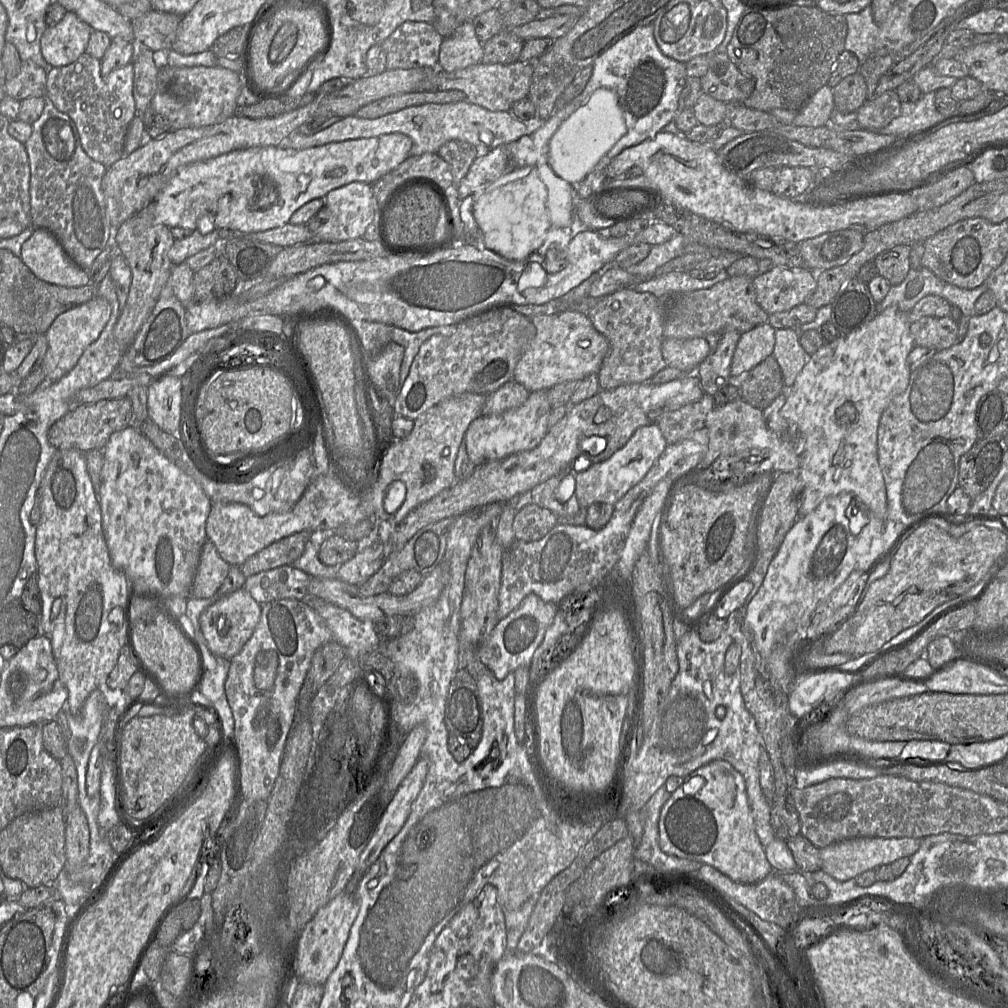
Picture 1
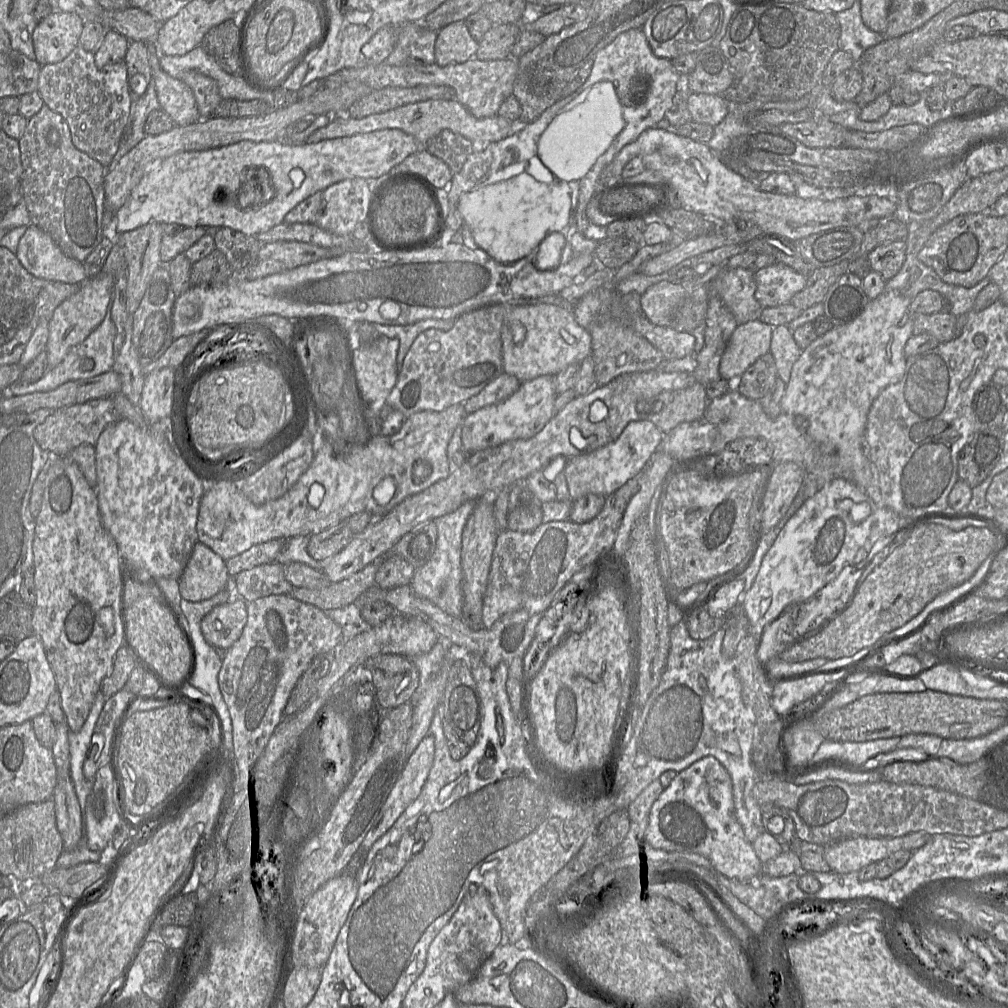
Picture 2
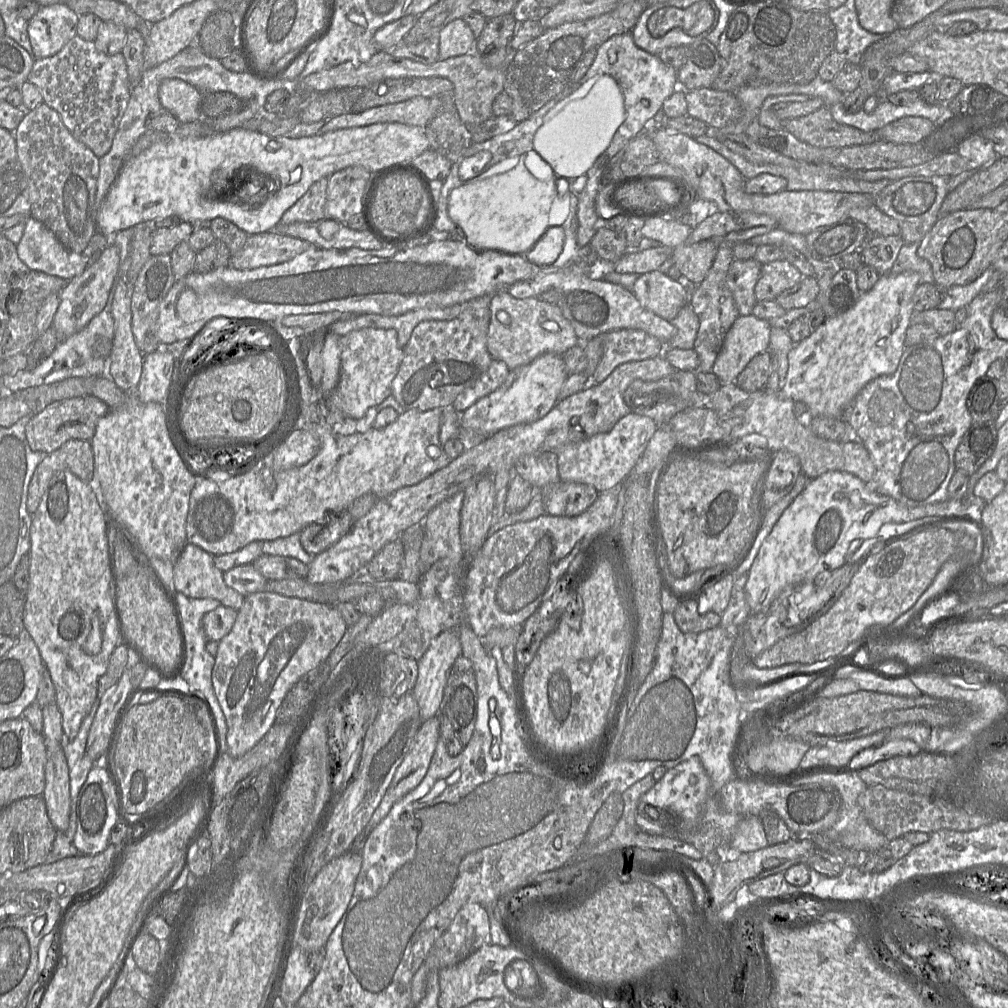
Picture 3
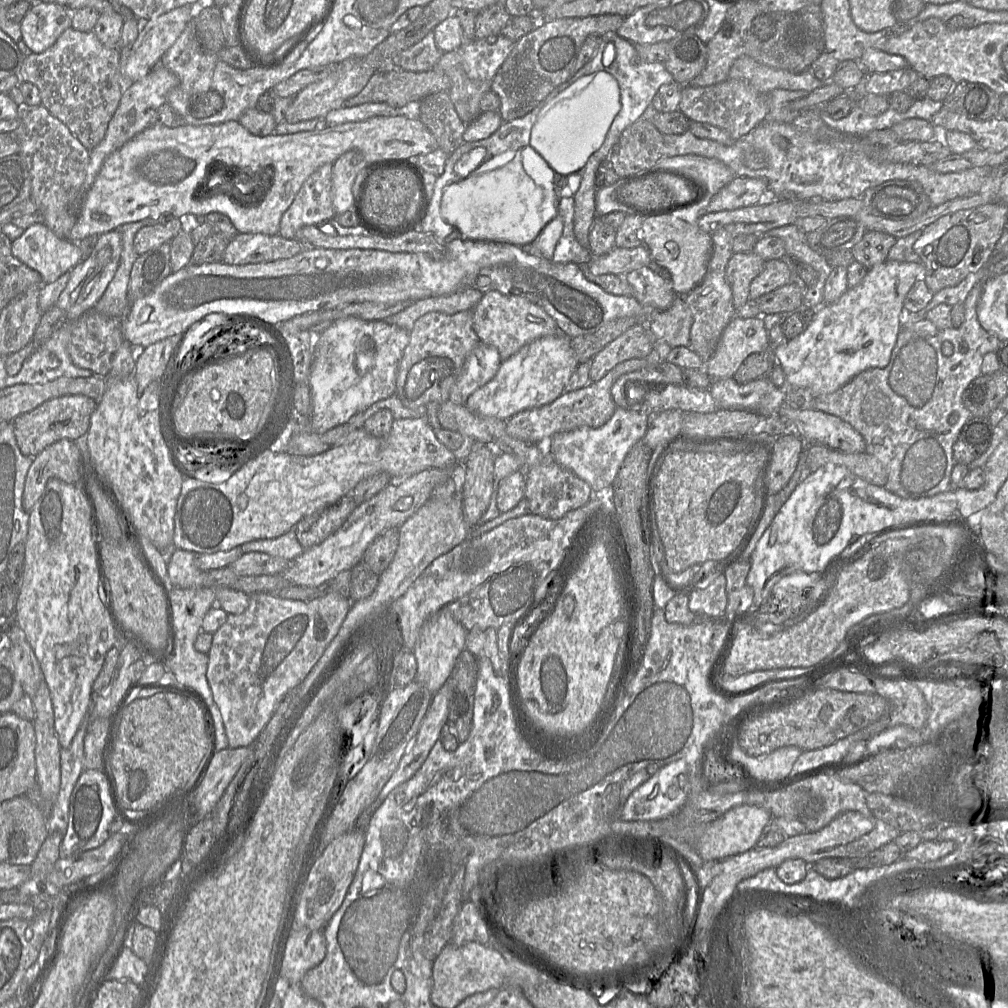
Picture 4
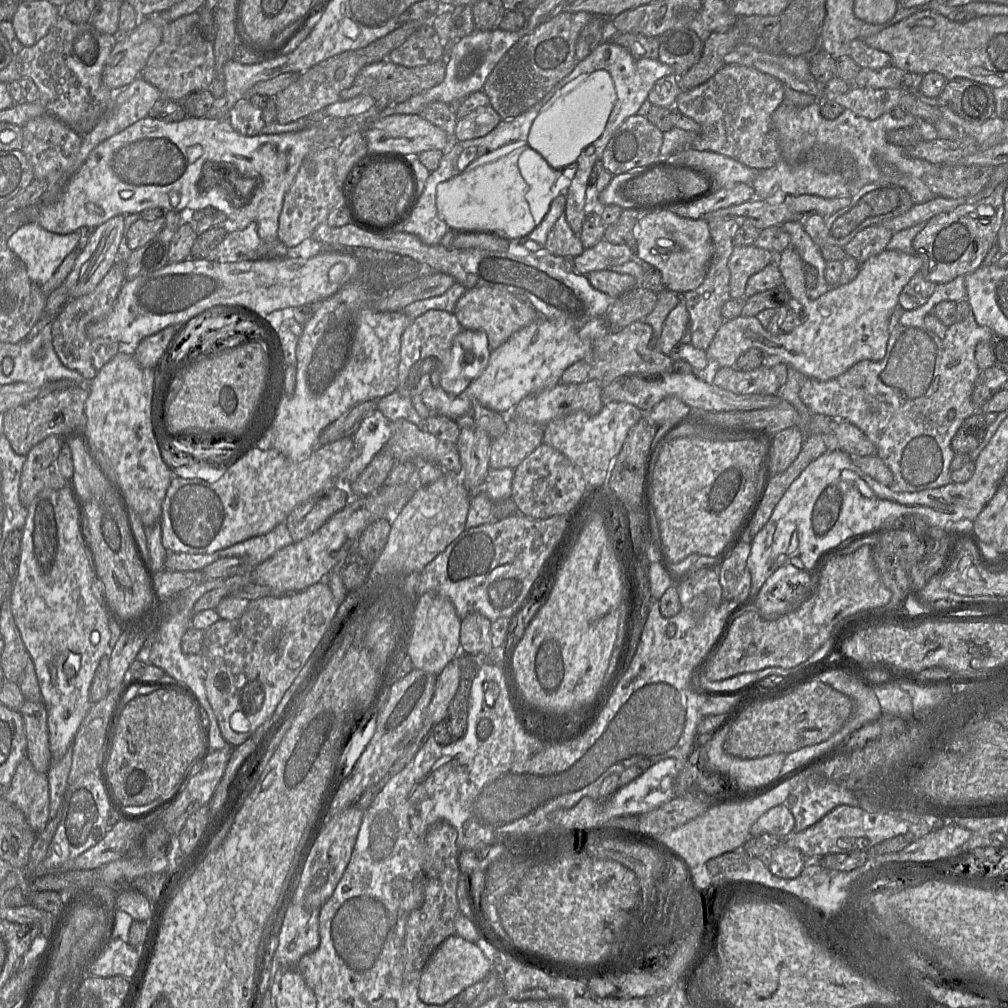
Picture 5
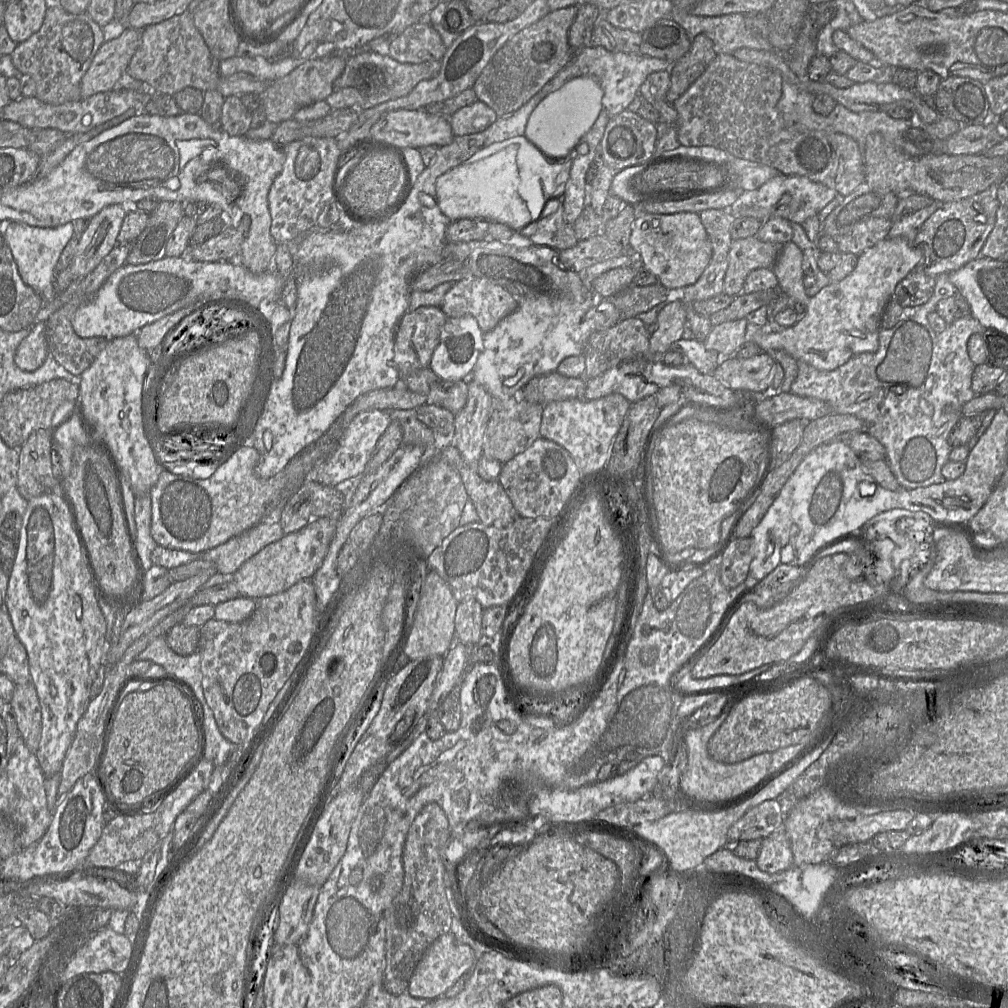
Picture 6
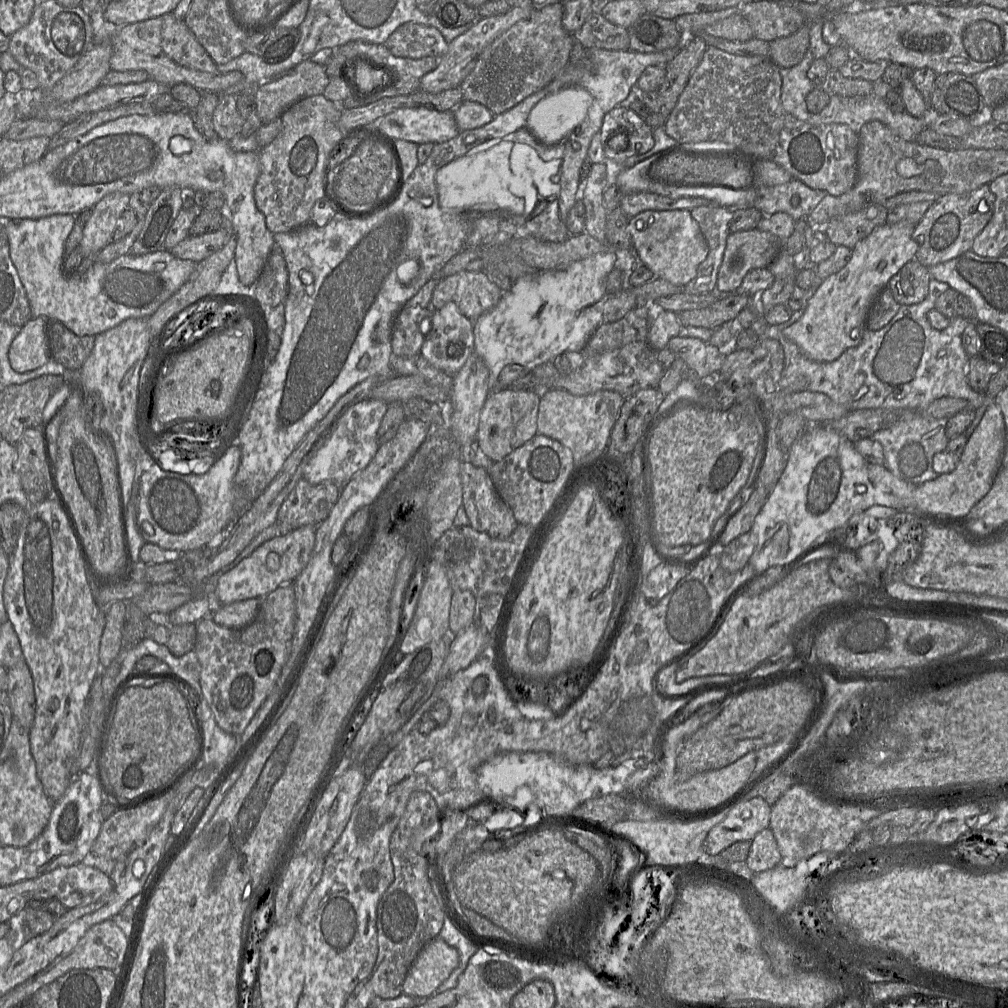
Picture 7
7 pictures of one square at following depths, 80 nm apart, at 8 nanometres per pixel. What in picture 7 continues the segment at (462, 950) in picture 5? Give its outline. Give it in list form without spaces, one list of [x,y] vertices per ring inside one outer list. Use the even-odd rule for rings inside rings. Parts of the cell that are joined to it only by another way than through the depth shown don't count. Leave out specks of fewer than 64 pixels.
[[[440,937],[433,938],[424,945],[411,965],[403,983],[403,992],[413,997],[433,996],[458,963],[457,949]]]

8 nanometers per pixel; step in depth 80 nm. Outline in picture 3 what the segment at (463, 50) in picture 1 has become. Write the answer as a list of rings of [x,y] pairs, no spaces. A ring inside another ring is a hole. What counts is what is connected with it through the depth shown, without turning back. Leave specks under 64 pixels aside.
[[[462,18],[451,21],[438,34],[439,60],[474,51],[476,38],[469,25]]]

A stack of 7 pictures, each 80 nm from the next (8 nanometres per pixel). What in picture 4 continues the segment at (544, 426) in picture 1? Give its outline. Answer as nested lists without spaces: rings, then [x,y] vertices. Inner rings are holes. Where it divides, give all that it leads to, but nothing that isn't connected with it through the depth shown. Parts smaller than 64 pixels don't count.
[[[562,333],[541,337],[502,361],[495,377],[473,392],[465,405],[475,414],[507,421],[521,411],[555,401],[563,393],[578,364],[569,337]]]

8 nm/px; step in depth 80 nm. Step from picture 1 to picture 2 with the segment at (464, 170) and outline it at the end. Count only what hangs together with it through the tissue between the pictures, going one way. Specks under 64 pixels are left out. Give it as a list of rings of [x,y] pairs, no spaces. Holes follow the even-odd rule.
[[[451,130],[441,131],[423,148],[445,161],[453,173],[460,171],[468,156],[474,152],[471,140]]]

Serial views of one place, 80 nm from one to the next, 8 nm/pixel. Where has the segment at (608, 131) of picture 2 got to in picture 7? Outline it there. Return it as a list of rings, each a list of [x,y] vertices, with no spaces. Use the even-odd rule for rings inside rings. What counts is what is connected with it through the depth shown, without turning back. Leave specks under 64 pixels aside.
[[[584,88],[562,89],[532,109],[527,128],[542,144],[559,144],[584,121],[592,102],[592,95]]]

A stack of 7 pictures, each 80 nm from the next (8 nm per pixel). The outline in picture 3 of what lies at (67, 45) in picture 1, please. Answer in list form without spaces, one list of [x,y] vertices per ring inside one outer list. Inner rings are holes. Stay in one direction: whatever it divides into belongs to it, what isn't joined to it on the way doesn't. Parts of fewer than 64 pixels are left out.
[[[66,4],[41,6],[28,20],[28,37],[36,59],[57,54],[77,35],[78,18]]]

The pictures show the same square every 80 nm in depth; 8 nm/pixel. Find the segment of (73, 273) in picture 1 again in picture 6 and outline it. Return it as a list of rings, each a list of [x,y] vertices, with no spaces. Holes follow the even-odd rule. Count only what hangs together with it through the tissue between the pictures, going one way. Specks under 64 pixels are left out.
[[[10,222],[3,234],[4,242],[12,252],[19,274],[25,284],[37,292],[44,302],[53,301],[55,267],[62,250],[75,234],[73,222],[52,228],[30,226],[20,222]]]

